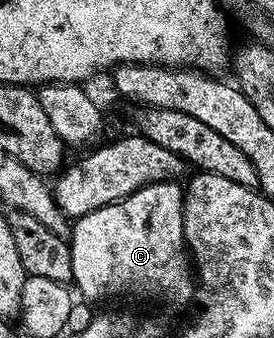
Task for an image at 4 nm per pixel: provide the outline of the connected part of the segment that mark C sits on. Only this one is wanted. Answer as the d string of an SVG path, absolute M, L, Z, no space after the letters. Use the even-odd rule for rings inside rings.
M181 182L149 183L128 197L109 203L84 217L73 220L68 235L72 253L72 283L83 300L106 299L109 295L143 295L146 299L167 299L170 303L189 304L194 298L196 279L184 237Z

